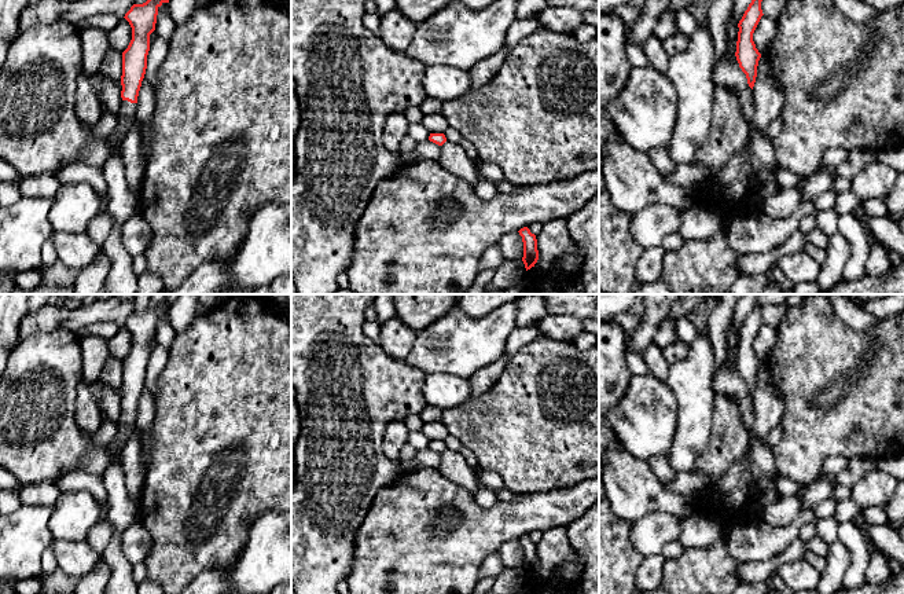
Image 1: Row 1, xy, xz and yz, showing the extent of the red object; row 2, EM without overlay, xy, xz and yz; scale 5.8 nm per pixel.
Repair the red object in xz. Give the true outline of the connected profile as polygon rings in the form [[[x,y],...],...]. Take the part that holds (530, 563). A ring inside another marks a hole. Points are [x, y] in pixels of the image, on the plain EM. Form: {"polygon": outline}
{"polygon": [[[528,535],[521,536],[519,543],[522,544],[523,550],[523,565],[522,569],[525,572],[526,579],[534,575],[539,568],[539,558],[537,558],[537,547],[536,543],[530,540]]]}

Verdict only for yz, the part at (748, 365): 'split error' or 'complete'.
complete

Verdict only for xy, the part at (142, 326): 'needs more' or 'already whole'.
needs more

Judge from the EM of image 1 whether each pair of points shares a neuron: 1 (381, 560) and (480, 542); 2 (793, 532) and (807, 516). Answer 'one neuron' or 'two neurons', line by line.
1: one neuron
2: one neuron

